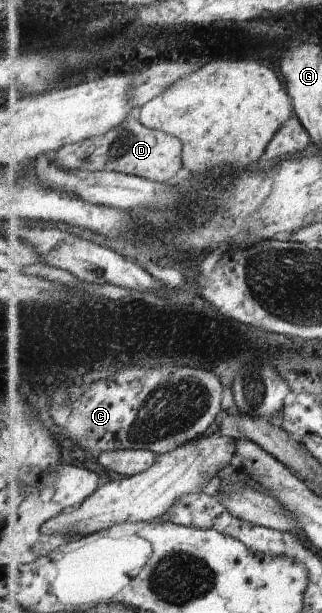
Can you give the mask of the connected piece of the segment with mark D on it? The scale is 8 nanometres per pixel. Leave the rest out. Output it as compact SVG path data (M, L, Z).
M129 117L105 135L91 137L77 144L63 146L52 155L61 169L69 171L123 172L157 183L173 179L183 165L183 141L163 130L145 127L137 117Z

